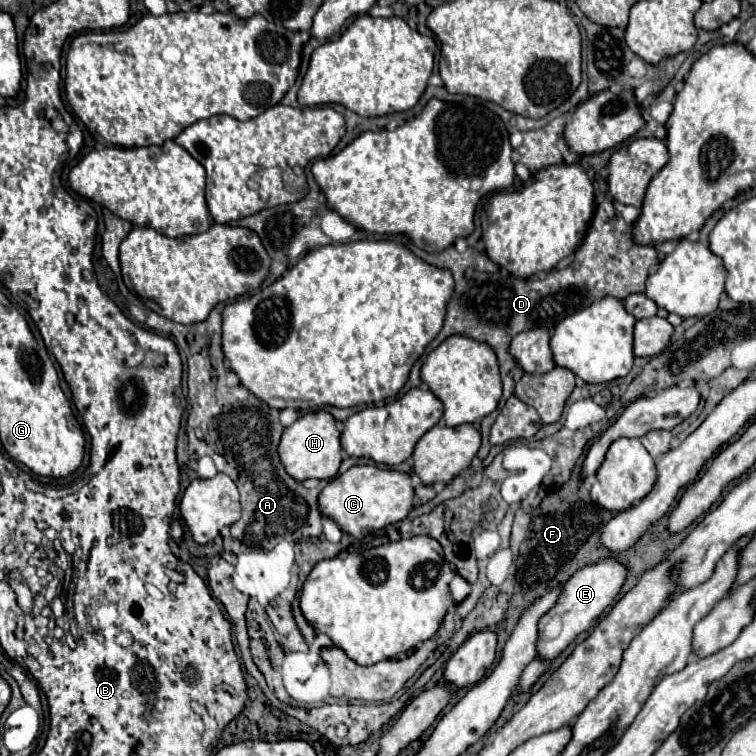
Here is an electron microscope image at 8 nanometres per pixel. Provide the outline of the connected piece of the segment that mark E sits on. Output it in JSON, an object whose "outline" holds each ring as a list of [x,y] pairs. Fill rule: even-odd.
{"outline":[[[614,558],[598,562],[594,566],[586,566],[578,570],[560,590],[556,604],[538,620],[538,642],[536,656],[544,662],[554,660],[578,634],[588,632],[594,620],[616,600],[626,578],[626,568],[618,564]]]}

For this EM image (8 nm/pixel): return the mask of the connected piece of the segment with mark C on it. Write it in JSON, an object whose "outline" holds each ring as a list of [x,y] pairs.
{"outline":[[[362,464],[362,466],[352,466],[344,474],[332,478],[320,498],[318,506],[320,512],[336,520],[336,524],[352,534],[354,538],[362,538],[364,532],[370,530],[380,530],[386,528],[388,524],[396,524],[408,516],[414,504],[414,488],[410,474],[400,472],[400,470],[382,470],[376,464]]]}

